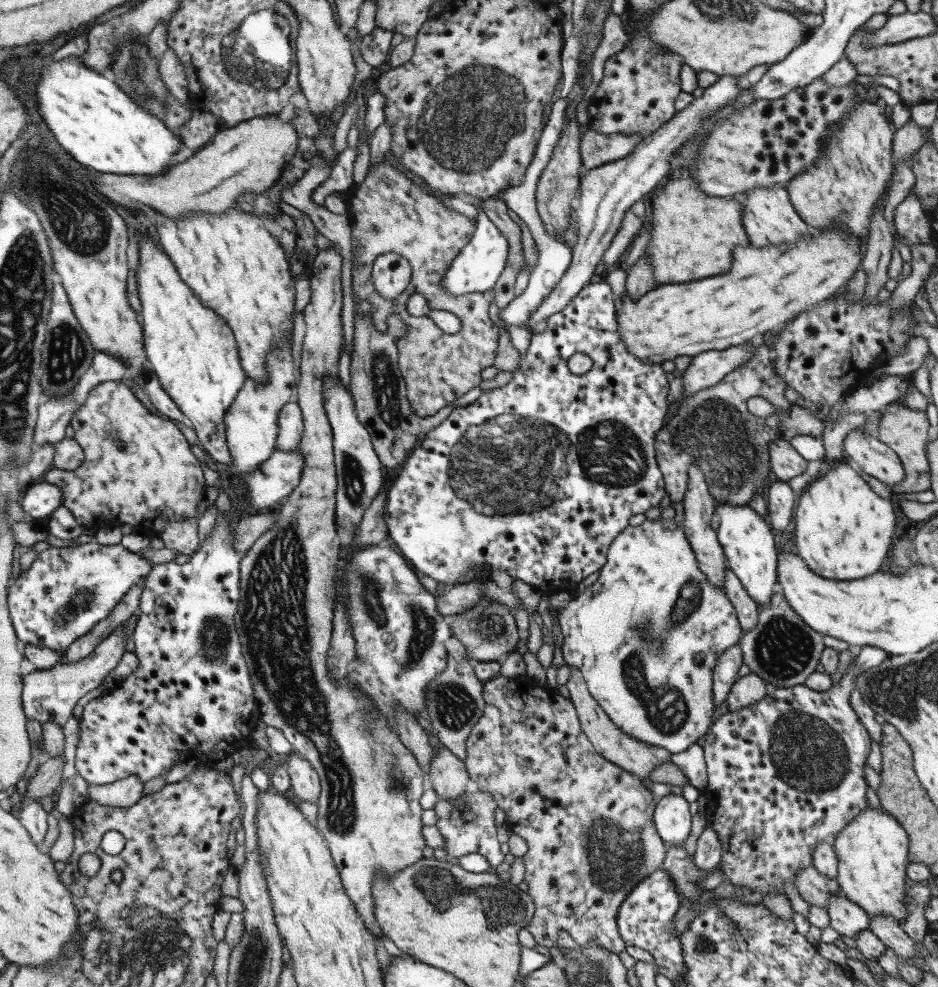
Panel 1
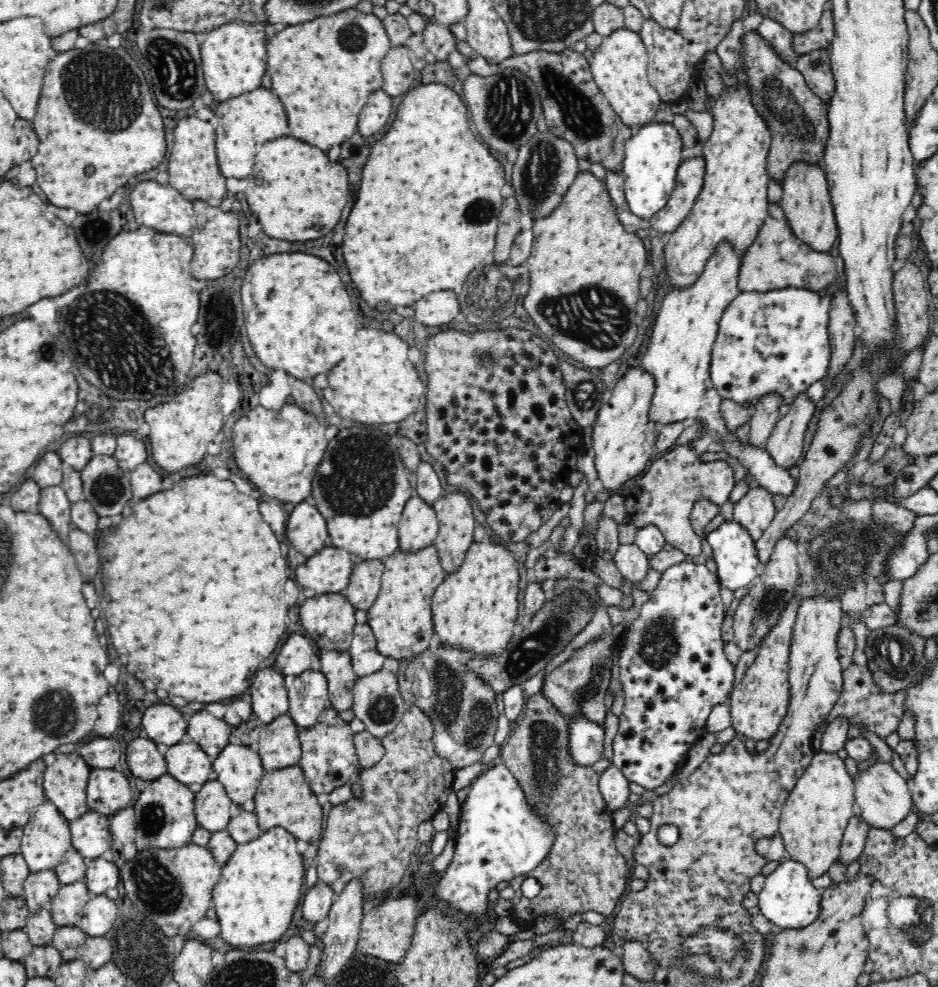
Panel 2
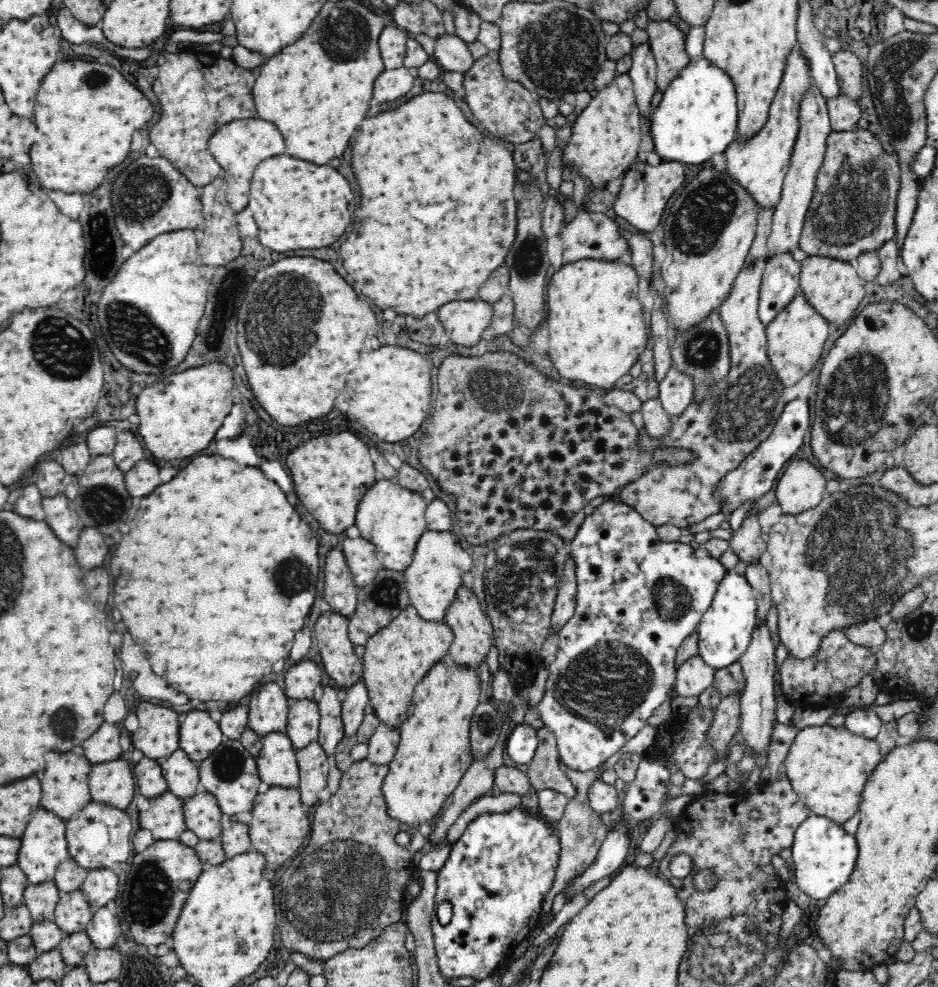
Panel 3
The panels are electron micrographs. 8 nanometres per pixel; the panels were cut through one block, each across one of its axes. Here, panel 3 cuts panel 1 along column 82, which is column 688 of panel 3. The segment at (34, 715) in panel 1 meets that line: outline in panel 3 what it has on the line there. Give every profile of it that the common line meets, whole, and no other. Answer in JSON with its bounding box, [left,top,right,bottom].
[674,655,716,697]

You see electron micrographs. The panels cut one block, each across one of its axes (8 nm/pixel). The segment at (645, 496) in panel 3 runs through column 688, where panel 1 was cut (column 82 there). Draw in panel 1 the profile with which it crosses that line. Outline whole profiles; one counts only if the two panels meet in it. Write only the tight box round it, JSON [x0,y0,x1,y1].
[41,380,207,554]

